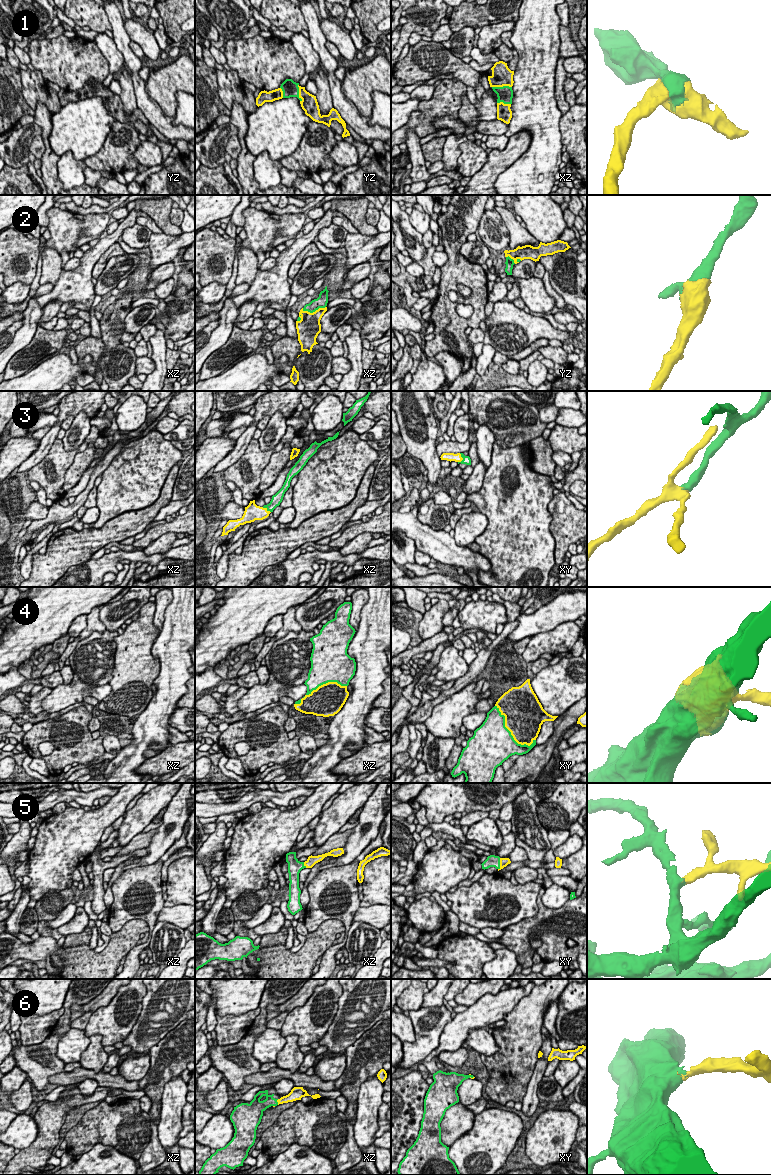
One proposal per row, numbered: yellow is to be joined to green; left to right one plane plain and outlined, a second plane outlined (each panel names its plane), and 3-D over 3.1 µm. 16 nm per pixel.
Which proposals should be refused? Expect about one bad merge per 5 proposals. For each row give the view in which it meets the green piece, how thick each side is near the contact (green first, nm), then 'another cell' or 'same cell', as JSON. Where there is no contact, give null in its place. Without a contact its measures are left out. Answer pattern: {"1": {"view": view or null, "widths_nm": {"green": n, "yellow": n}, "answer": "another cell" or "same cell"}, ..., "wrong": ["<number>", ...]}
{"1": {"view": "xz", "widths_nm": {"green": 260, "yellow": 320}, "answer": "same cell"}, "2": {"view": "xz", "widths_nm": {"green": 190, "yellow": 360}, "answer": "same cell"}, "3": {"view": "xy", "widths_nm": {"green": 130, "yellow": 130}, "answer": "same cell"}, "4": {"view": "xy", "widths_nm": {"green": 500, "yellow": 500}, "answer": "same cell"}, "5": {"view": "xy", "widths_nm": {"green": 190, "yellow": 140}, "answer": "same cell"}, "6": {"view": "xz", "widths_nm": {"green": 160, "yellow": 140}, "answer": "same cell"}, "wrong": []}

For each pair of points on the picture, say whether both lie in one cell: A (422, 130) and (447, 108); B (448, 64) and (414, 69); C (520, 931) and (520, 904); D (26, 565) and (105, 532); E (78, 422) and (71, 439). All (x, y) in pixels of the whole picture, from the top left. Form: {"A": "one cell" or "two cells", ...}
{"A": "one cell", "B": "one cell", "C": "two cells", "D": "two cells", "E": "one cell"}

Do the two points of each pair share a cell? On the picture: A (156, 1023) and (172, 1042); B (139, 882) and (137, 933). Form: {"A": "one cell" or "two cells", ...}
{"A": "two cells", "B": "two cells"}

